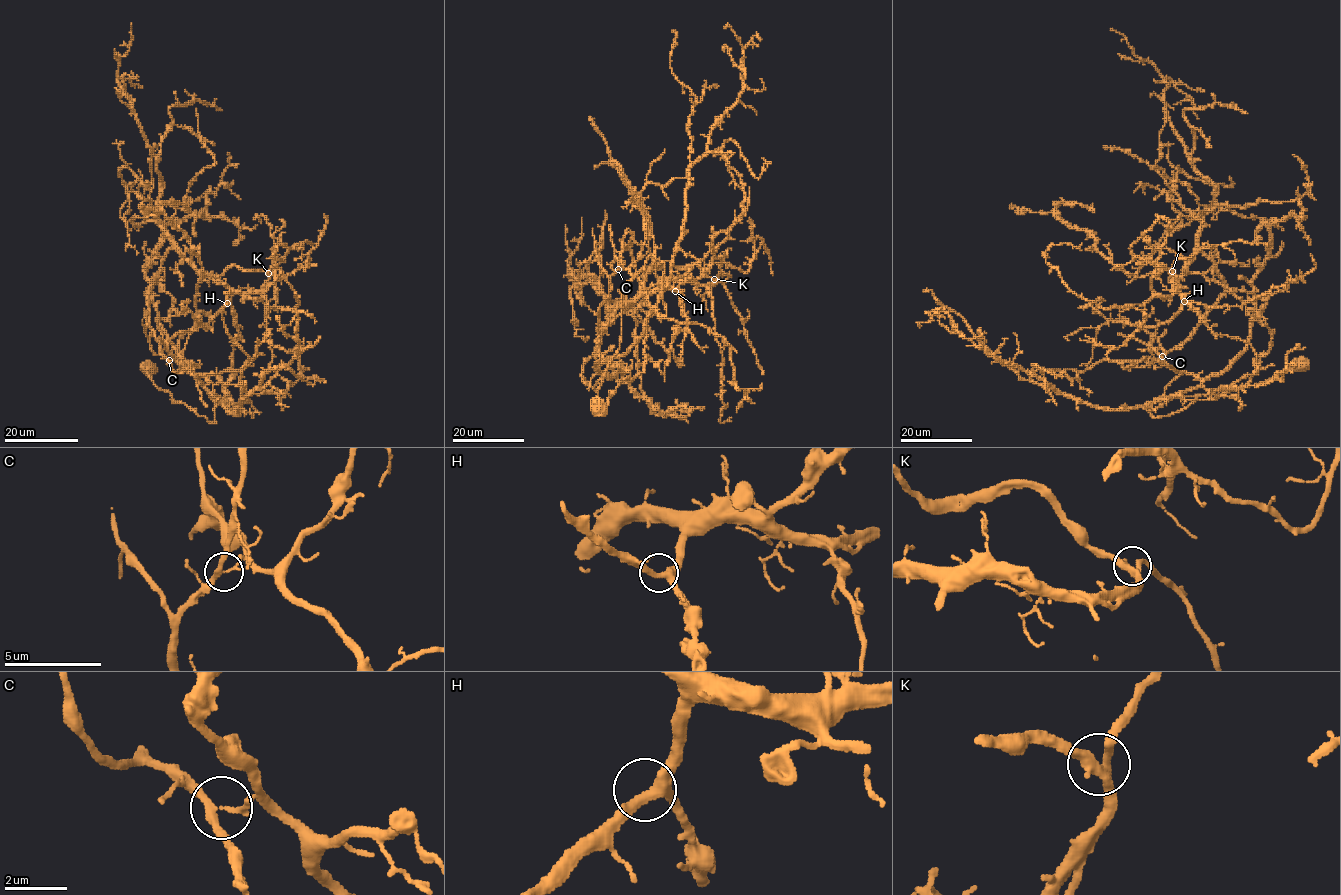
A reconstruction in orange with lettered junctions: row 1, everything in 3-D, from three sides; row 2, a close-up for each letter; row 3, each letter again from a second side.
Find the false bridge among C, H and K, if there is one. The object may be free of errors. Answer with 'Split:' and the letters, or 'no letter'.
Split: C

